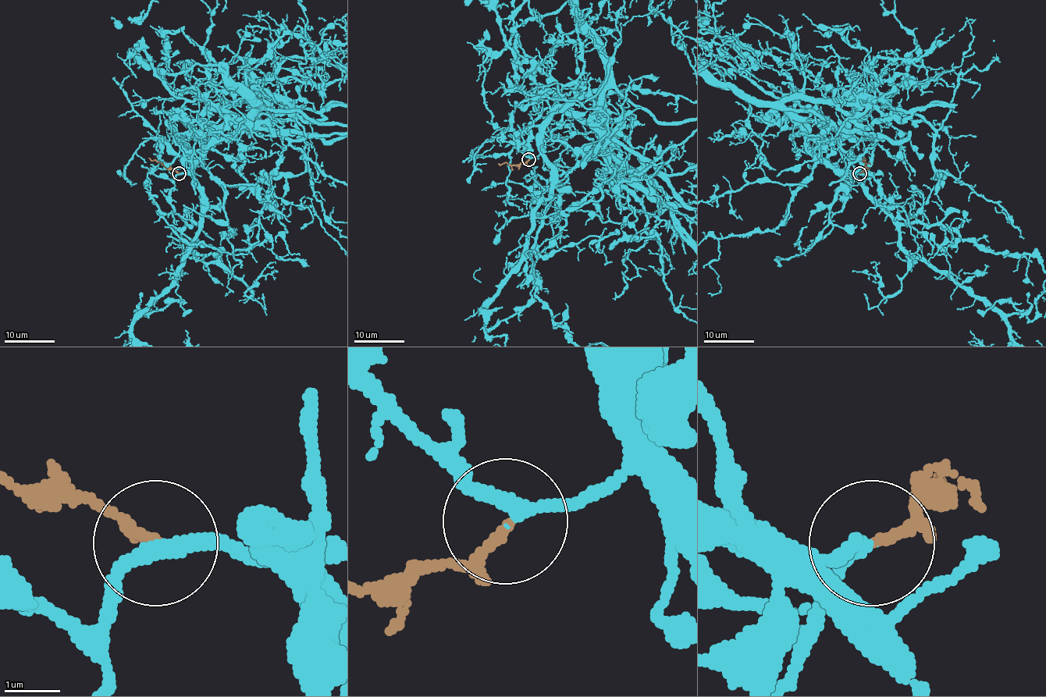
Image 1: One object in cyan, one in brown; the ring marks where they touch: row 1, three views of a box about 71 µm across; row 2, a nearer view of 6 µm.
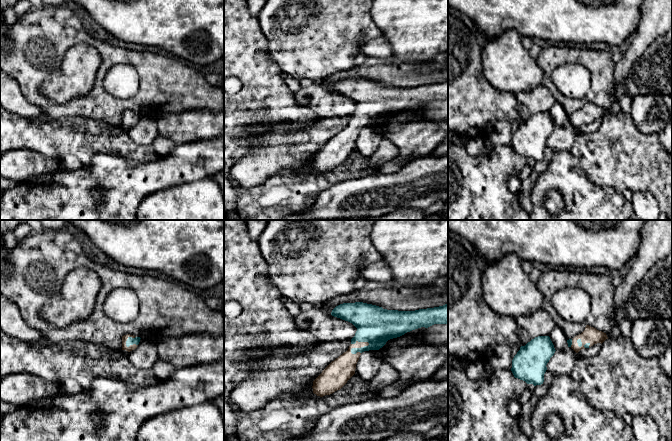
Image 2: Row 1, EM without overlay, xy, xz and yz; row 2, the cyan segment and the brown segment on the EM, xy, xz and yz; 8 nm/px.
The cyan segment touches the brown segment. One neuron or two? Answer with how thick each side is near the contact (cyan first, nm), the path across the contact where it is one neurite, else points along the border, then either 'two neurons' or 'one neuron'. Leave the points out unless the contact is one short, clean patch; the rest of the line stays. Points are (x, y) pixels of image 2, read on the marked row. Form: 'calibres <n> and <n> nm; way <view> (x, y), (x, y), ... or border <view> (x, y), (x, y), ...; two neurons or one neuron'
calibres 300 and 200 nm; way xz (375, 325), (368, 344), (358, 348), (351, 349), (338, 372); one neuron

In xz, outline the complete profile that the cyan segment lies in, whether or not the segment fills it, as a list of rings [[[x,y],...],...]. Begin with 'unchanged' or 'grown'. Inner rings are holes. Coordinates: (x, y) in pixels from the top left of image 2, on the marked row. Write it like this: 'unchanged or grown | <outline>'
grown | [[[363,302],[343,303],[331,315],[352,323],[357,331],[346,352],[313,381],[313,393],[323,397],[340,390],[355,374],[362,352],[379,350],[390,339],[434,324],[448,324],[448,304],[415,311],[387,310]]]

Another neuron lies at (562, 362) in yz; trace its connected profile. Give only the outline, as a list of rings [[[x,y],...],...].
[[[566,349],[557,350],[547,363],[547,370],[549,370],[553,376],[570,375],[579,357],[581,356],[578,353],[573,354]]]

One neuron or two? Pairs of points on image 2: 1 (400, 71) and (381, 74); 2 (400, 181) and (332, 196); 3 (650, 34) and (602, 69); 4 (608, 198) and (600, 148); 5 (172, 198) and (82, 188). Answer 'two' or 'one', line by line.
1: one
2: one
3: two
4: two
5: two

